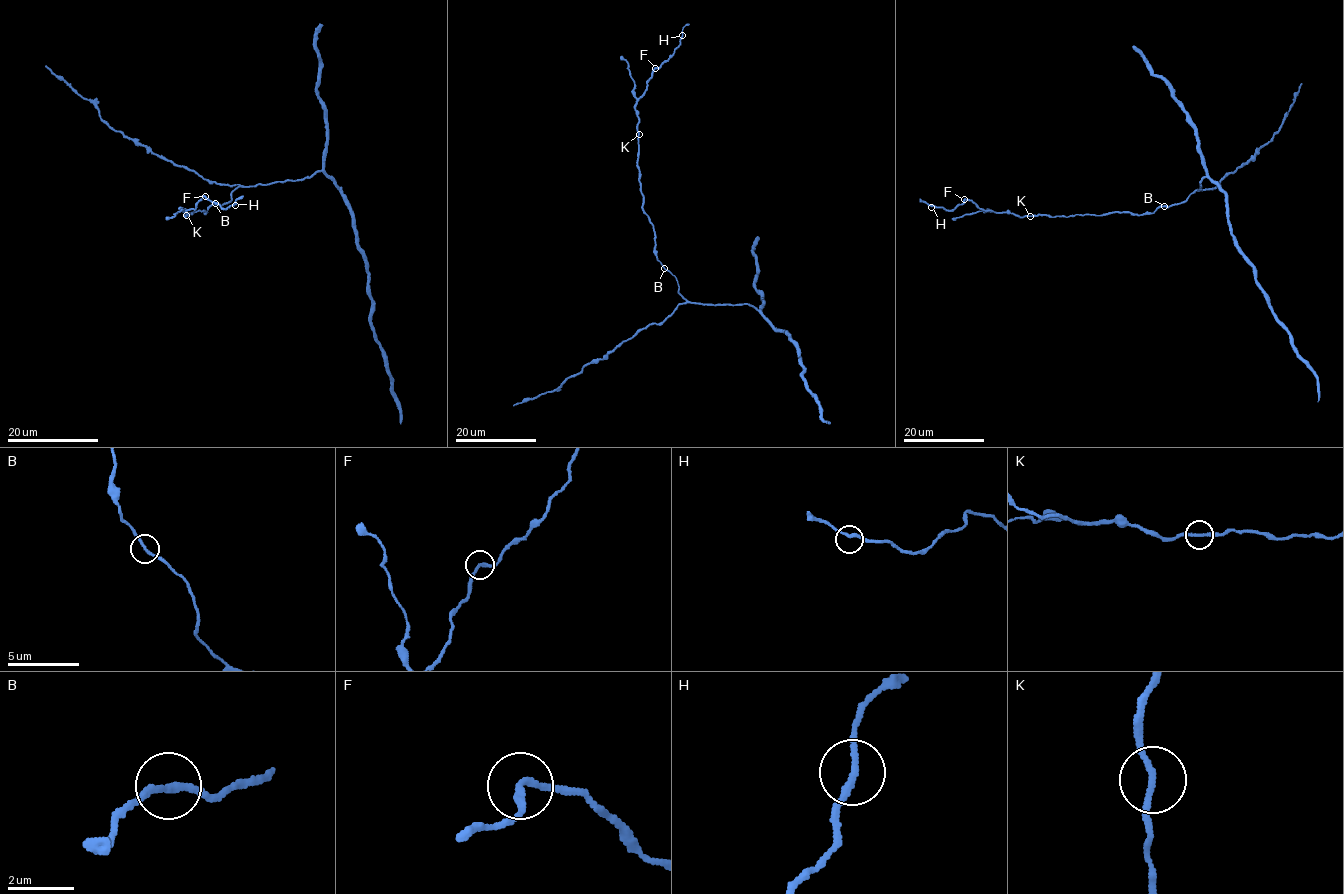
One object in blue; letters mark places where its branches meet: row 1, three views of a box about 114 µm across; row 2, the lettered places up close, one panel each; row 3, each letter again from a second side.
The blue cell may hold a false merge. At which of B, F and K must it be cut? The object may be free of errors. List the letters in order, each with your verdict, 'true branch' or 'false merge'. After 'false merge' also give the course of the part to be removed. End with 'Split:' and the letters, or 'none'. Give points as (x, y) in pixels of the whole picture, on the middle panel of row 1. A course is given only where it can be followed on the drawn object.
B: true branch
F: true branch
K: true branch
Split: none

